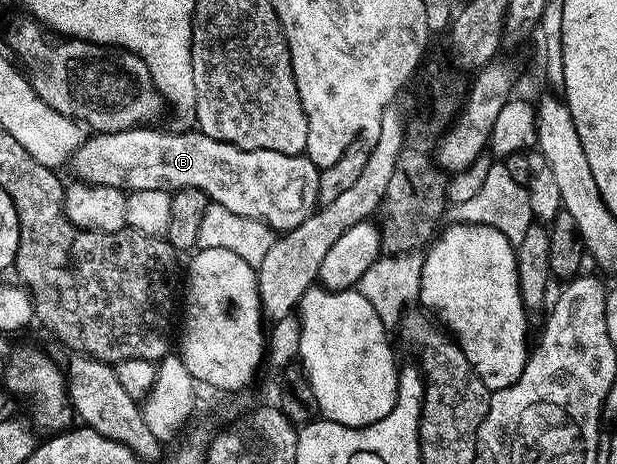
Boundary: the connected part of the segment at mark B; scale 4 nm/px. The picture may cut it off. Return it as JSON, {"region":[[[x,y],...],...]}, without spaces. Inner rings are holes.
{"region":[[[136,126],[123,132],[91,134],[80,143],[70,157],[69,165],[82,183],[92,186],[103,184],[107,188],[144,192],[154,188],[163,190],[197,188],[207,195],[208,201],[233,210],[245,218],[261,220],[276,233],[282,234],[300,226],[316,212],[319,201],[319,173],[321,169],[307,155],[290,156],[277,150],[245,150],[217,138],[209,138],[203,132],[154,132],[151,126]],[[227,183],[235,184],[230,192]]]}

